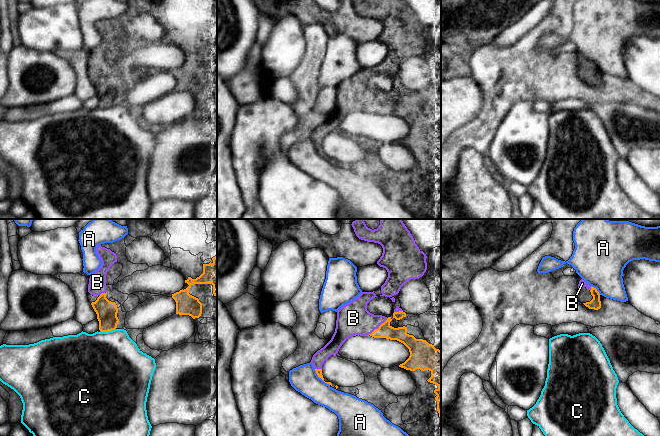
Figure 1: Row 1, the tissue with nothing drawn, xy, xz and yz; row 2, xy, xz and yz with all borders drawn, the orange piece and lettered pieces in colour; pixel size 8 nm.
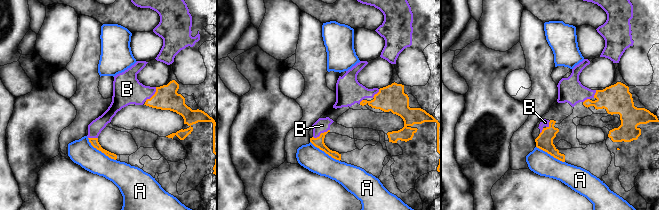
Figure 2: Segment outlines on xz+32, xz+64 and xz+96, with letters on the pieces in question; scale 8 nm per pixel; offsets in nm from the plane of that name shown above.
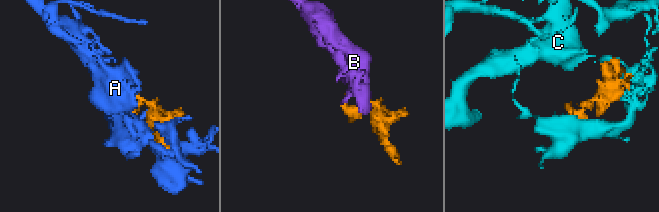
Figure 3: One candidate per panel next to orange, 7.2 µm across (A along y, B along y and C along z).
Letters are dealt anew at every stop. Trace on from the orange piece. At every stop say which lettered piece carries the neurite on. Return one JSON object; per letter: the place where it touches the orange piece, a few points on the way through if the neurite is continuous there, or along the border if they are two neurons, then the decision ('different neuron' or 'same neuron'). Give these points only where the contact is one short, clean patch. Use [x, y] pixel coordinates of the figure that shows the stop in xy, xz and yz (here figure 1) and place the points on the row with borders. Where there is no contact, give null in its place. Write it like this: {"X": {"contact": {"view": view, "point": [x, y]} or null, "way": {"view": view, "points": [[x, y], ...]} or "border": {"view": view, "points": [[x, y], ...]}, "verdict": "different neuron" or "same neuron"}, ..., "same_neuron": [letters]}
{"A": {"contact": {"view": "xz", "point": [320, 377]}, "verdict": "different neuron"}, "B": {"contact": {"view": "xz", "point": [378, 328]}, "verdict": "same neuron"}, "C": {"contact": {"view": "xy", "point": [107, 331]}, "verdict": "different neuron"}, "same_neuron": ["B"]}

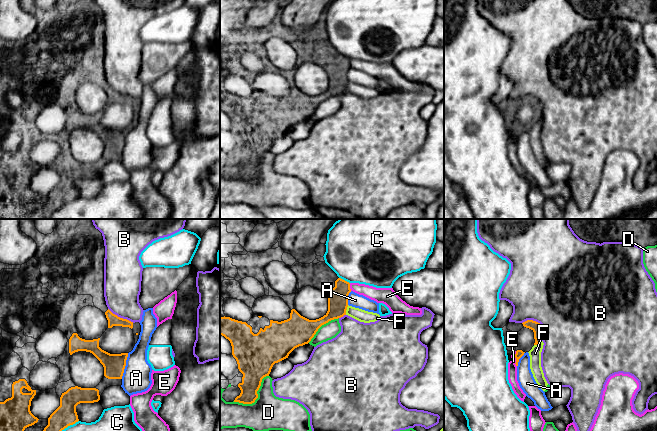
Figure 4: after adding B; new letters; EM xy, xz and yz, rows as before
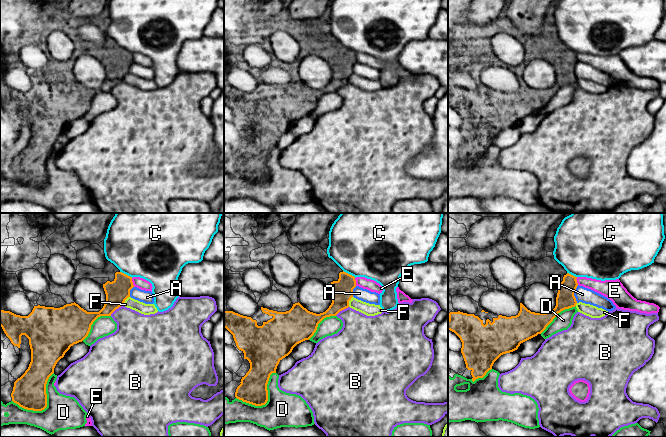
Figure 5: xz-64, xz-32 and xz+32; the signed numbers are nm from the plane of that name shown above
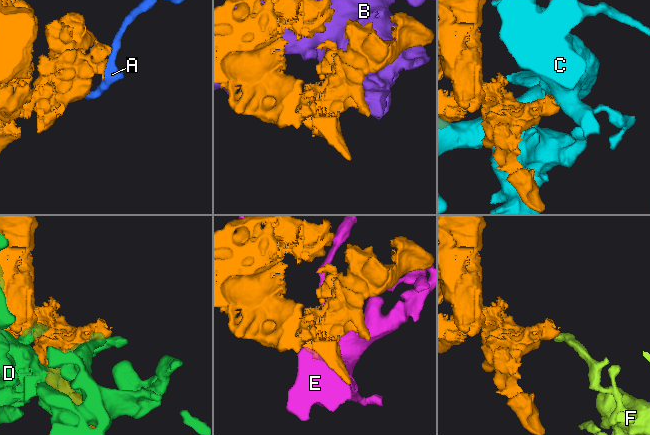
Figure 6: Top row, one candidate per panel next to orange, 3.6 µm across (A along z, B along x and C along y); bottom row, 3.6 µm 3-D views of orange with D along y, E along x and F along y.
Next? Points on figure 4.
{"A": {"contact": {"view": "xy", "point": [125, 365]}, "verdict": "different neuron"}, "B": {"contact": {"view": "yz", "point": [539, 323]}, "verdict": "different neuron"}, "C": {"contact": {"view": "xy", "point": [69, 425]}, "verdict": "different neuron"}, "D": {"contact": {"view": "xz", "point": [257, 397]}, "verdict": "different neuron"}, "E": {"contact": {"view": "yz", "point": [516, 359]}, "verdict": "different neuron"}, "F": {"contact": {"view": "xz", "point": [346, 309]}, "border": {"view": "xz", "points": [[348, 305], [345, 314]]}, "verdict": "different neuron"}, "same_neuron": []}

